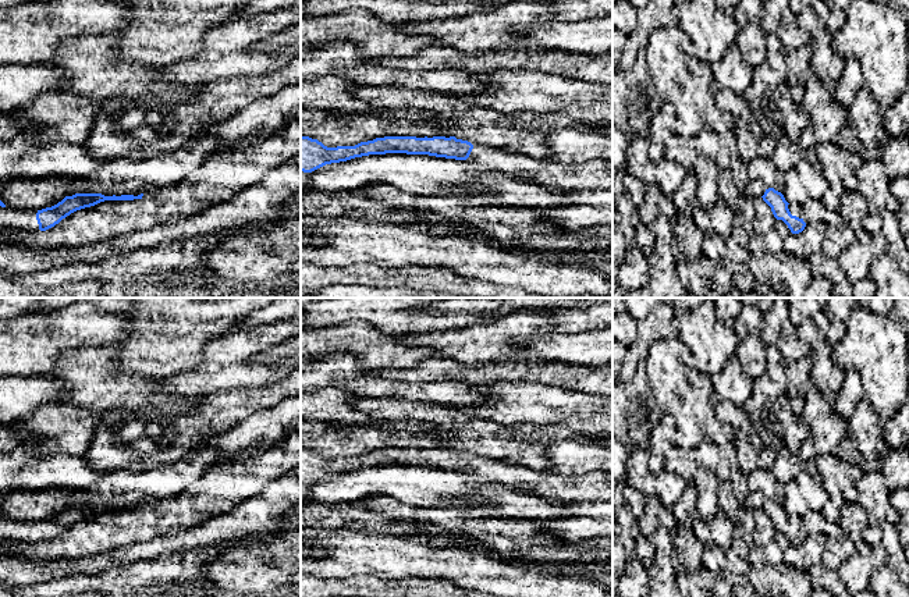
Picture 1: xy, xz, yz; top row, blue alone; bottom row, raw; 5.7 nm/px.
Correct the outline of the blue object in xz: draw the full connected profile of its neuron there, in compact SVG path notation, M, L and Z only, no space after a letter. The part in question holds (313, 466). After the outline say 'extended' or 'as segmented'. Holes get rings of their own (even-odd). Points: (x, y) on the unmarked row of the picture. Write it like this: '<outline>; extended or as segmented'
M301 448L301 483L312 484L326 476L386 465L429 466L462 472L486 483L500 483L508 488L572 504L612 501L612 484L610 483L612 475L607 472L564 477L522 465L508 465L497 459L473 458L455 448L384 448L355 458L337 459L327 459L317 451Z; extended

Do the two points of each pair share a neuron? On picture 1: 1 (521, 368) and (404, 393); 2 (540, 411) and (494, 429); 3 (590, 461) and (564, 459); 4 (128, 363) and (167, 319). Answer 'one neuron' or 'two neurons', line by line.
1: two neurons
2: two neurons
3: one neuron
4: one neuron

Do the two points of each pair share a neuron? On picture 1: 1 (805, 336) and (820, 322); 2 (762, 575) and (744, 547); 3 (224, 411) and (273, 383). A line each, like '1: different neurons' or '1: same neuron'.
1: same neuron
2: different neurons
3: same neuron

